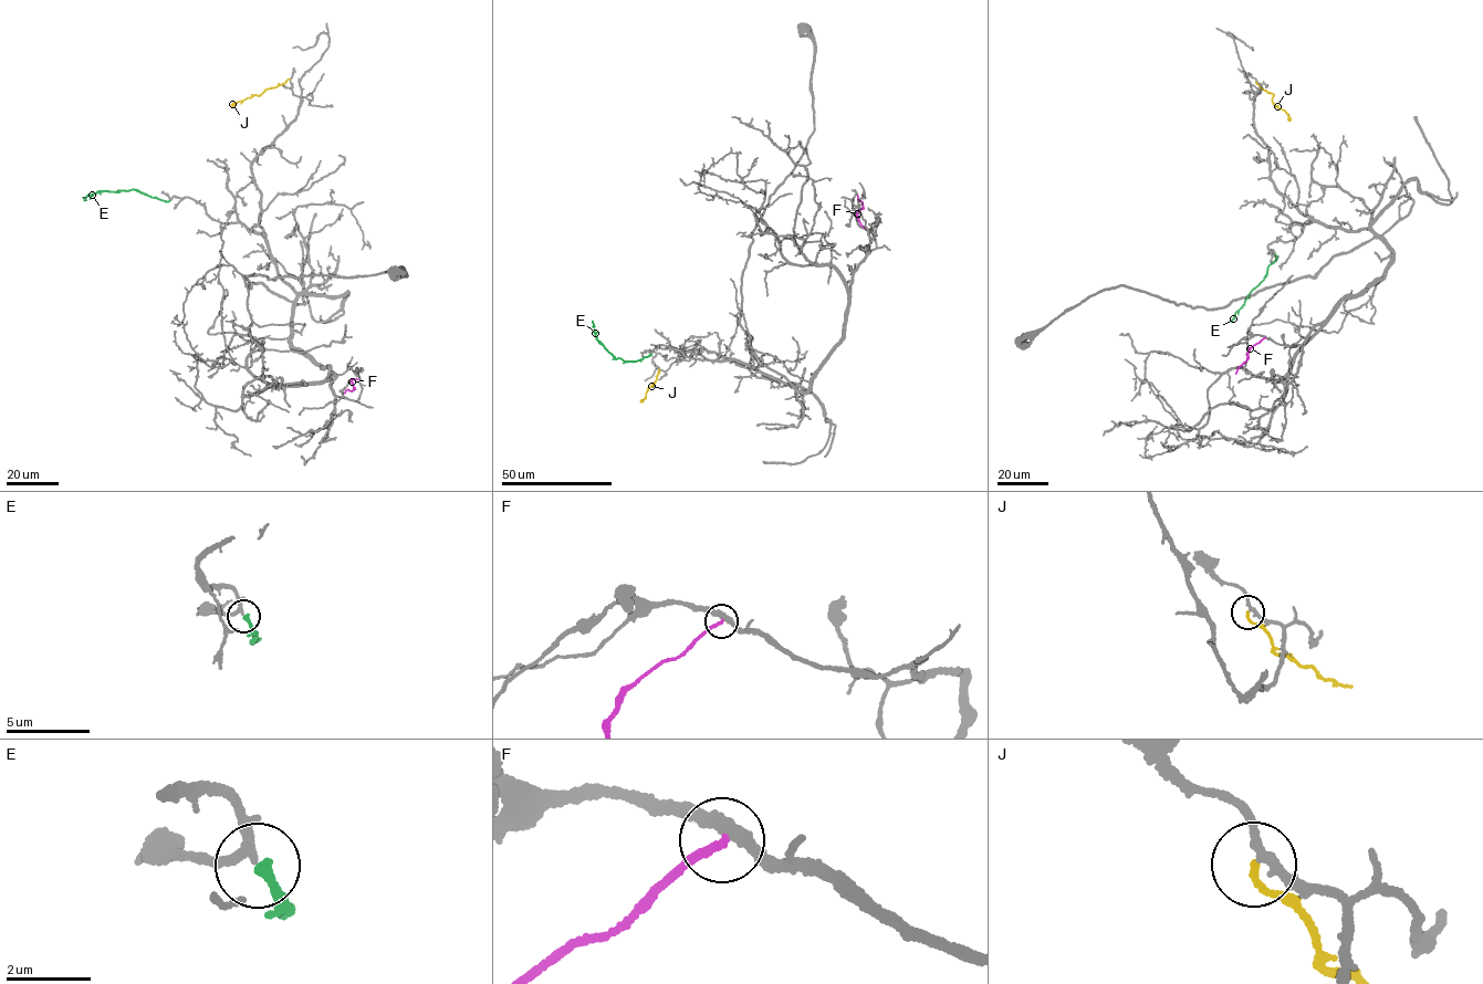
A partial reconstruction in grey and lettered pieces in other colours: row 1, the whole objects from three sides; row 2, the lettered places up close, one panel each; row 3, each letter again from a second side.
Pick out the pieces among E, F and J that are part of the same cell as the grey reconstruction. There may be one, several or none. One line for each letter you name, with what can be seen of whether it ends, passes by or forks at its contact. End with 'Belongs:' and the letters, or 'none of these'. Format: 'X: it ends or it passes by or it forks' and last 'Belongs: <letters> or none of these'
E: it ends
Belongs: E

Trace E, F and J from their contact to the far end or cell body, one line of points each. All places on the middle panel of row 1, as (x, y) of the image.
E: (651, 354), (636, 360), (614, 358), (596, 338), (593, 321)
F: (864, 228), (857, 215), (864, 207), (857, 195)
J: (659, 369), (653, 386), (640, 401)

